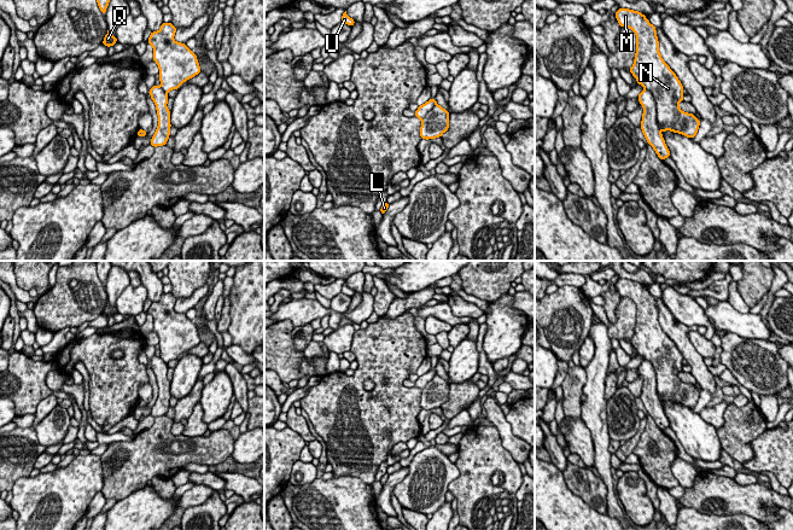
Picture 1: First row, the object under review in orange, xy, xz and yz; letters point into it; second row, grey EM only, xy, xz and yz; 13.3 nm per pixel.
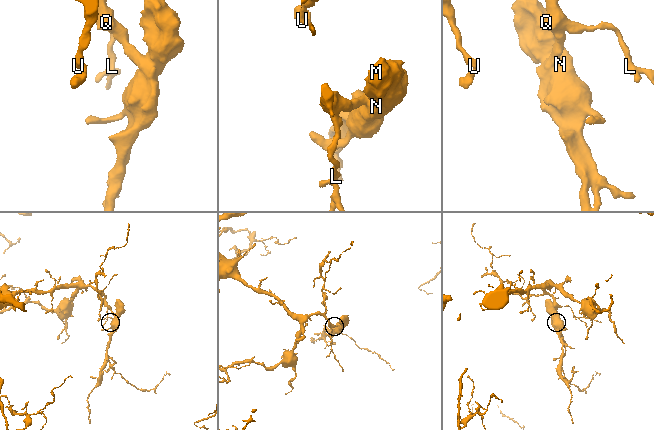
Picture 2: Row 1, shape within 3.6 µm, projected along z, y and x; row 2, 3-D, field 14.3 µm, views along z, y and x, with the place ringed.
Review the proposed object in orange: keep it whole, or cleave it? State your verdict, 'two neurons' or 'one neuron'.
one neuron

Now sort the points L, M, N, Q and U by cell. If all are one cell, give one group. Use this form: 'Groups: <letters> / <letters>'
Groups: L M N Q U

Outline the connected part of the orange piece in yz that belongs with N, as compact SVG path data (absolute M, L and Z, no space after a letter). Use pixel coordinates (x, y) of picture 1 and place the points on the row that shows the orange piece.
M619 8L614 16L620 28L630 28L636 34L636 54L630 72L645 87L637 98L643 106L640 127L648 145L664 161L670 157L670 151L660 130L671 130L693 139L700 120L678 106L683 101L683 86L660 56L657 27L639 11Z

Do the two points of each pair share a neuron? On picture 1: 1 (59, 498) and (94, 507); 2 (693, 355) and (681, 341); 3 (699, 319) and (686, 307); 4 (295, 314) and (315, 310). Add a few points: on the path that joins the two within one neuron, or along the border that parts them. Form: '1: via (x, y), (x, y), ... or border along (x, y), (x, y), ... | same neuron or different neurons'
1: border along (100, 490), (94, 495), (85, 514) | different neurons
2: via (689, 351), (683, 344) | same neuron
3: via (695, 316), (689, 310) | same neuron
4: via (299, 312), (310, 310) | same neuron

